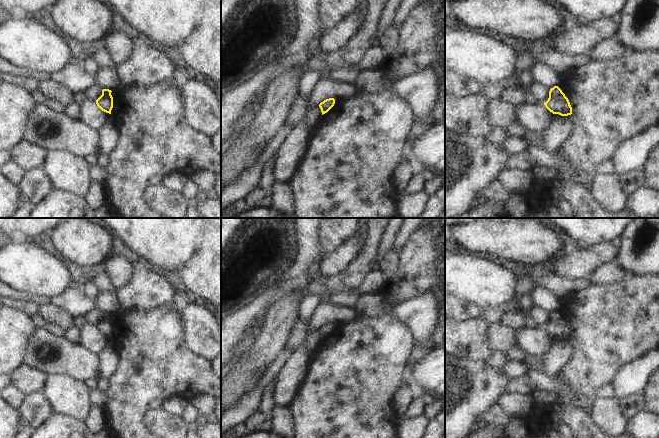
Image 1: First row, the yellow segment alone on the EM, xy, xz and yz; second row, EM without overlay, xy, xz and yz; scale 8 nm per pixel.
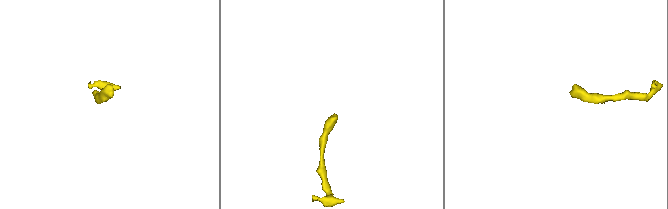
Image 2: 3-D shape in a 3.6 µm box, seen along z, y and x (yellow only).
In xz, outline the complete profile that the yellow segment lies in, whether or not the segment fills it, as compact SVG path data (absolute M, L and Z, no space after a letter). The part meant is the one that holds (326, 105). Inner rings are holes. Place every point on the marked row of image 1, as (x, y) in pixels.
M329 98L324 100L319 104L319 107L321 109L322 115L327 113L335 104L335 99L334 98Z

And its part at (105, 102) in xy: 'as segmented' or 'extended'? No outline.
as segmented

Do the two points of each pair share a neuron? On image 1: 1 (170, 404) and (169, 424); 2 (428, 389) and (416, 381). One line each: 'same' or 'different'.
1: different
2: same

